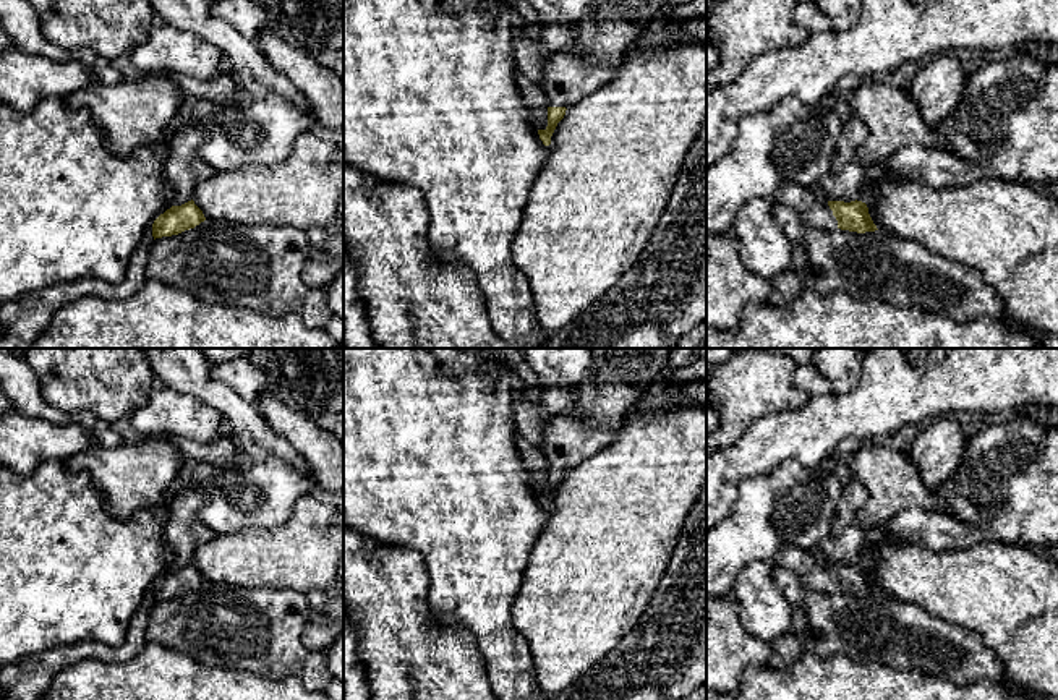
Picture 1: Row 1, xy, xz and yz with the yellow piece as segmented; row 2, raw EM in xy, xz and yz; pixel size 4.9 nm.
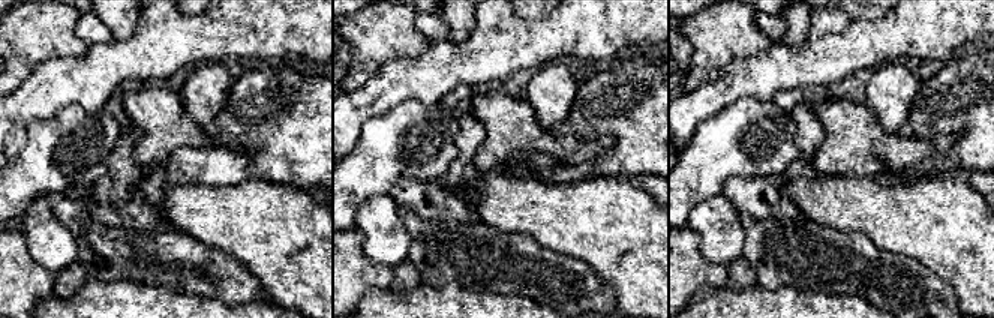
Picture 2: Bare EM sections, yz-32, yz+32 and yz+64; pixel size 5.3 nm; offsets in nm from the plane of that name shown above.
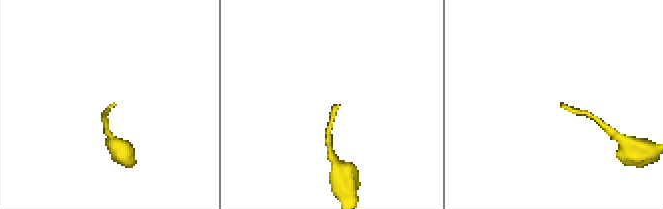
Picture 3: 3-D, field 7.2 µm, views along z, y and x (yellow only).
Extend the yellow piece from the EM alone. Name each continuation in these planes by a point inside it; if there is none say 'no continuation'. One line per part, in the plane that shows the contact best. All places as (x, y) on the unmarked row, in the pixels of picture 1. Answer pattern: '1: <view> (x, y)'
1: yz (812, 569)

